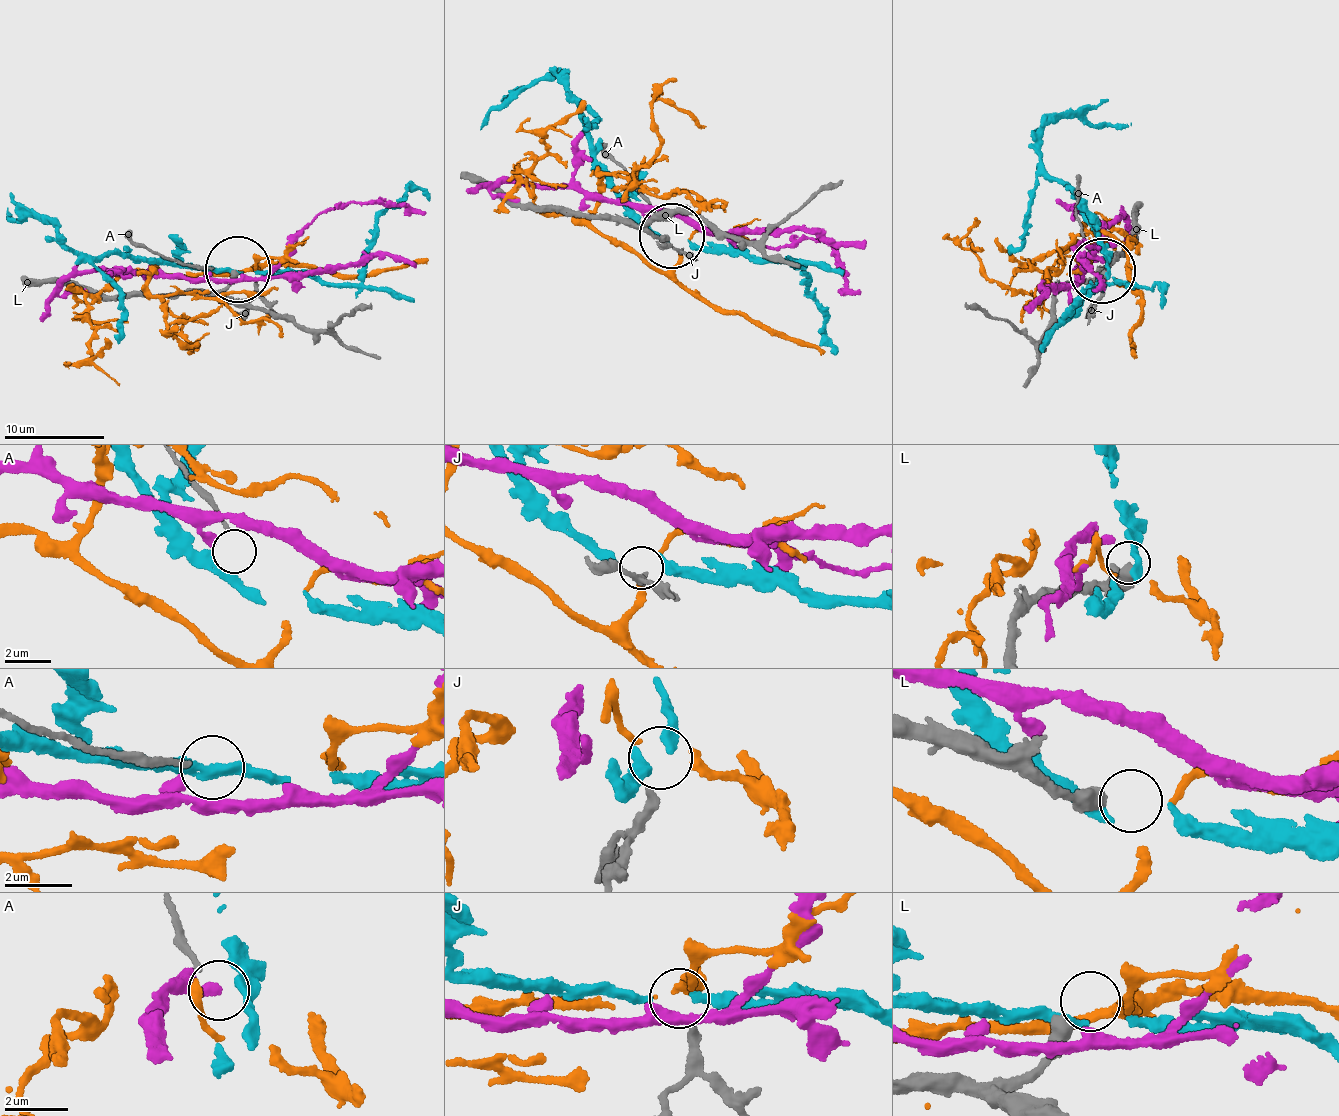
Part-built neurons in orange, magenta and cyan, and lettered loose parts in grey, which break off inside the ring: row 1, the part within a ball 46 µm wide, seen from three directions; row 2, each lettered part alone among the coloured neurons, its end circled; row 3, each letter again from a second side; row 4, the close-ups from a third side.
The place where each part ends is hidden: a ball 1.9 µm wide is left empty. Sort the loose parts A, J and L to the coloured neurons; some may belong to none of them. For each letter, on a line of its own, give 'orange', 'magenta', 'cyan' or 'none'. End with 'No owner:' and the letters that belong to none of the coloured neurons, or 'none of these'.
A: none
J: orange
L: none
No owner: A, L

